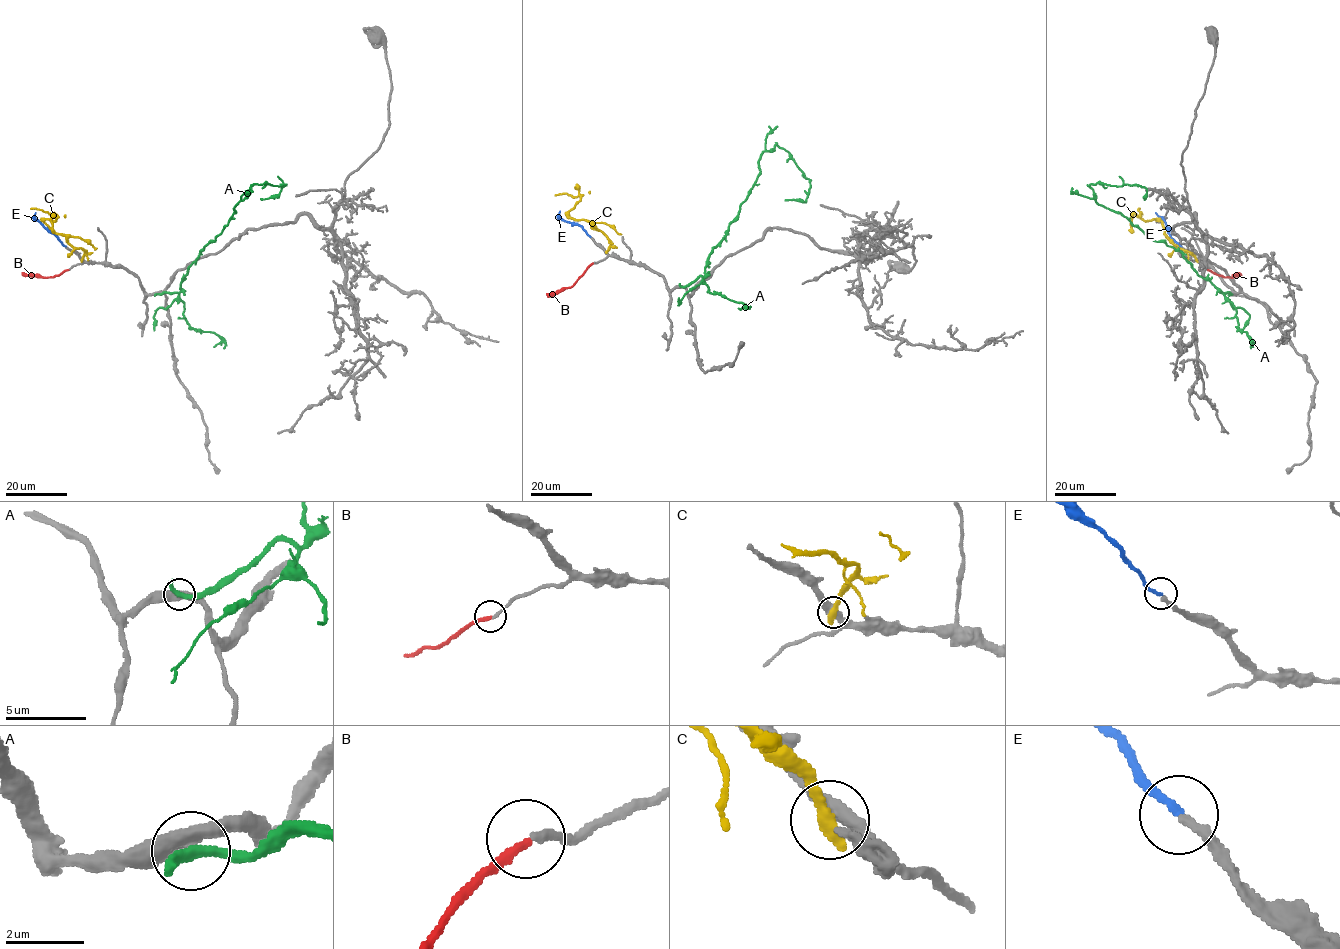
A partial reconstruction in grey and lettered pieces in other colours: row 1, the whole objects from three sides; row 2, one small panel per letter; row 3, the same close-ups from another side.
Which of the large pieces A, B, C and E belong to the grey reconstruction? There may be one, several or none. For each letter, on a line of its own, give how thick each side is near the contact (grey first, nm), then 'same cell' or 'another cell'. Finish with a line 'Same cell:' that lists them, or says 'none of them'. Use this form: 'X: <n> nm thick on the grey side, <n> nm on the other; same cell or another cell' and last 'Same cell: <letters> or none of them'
A: 440 nm thick on the grey side, 360 nm on the other; another cell
B: 200 nm thick on the grey side, 240 nm on the other; same cell
C: 400 nm thick on the grey side, 440 nm on the other; another cell
E: 240 nm thick on the grey side, 200 nm on the other; another cell
Same cell: B

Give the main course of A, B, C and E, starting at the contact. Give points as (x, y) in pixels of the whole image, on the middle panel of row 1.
A: (680, 286), (704, 276), (708, 256), (758, 175), (761, 154), (776, 145), (810, 183), (805, 202), (785, 200)
B: (593, 263), (570, 287), (546, 293)
C: (607, 251), (611, 241), (600, 231), (591, 227), (589, 221), (568, 216), (580, 200), (575, 187), (578, 187)
E: (590, 237), (581, 226), (563, 221), (560, 211)

